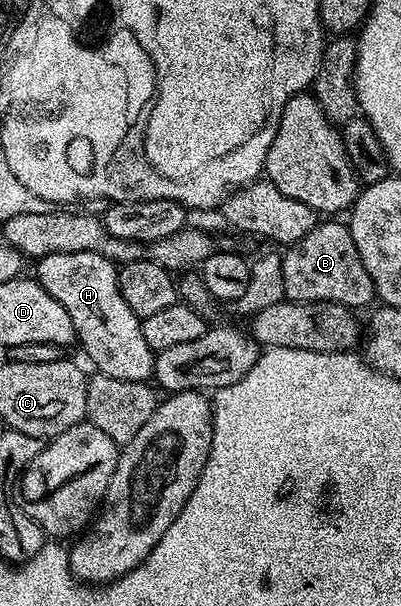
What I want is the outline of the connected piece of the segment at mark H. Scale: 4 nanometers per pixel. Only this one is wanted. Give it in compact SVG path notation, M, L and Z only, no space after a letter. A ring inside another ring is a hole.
M57 252L34 263L34 277L69 312L69 320L73 320L75 337L78 345L83 345L89 361L95 365L94 369L101 374L108 374L117 380L133 380L134 382L147 382L155 372L155 354L145 344L143 323L140 318L125 304L125 296L121 296L119 287L119 271L116 263L111 259L94 254L93 252Z

